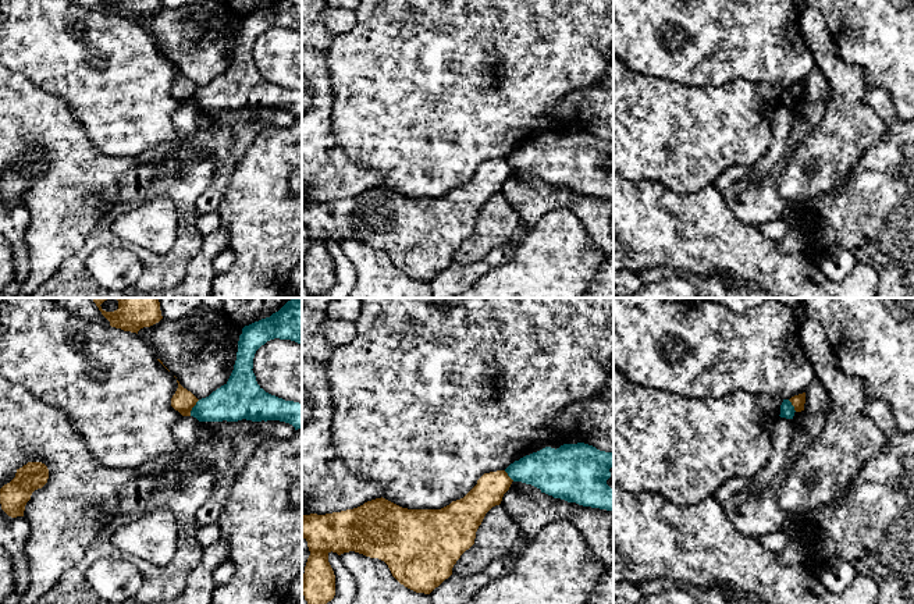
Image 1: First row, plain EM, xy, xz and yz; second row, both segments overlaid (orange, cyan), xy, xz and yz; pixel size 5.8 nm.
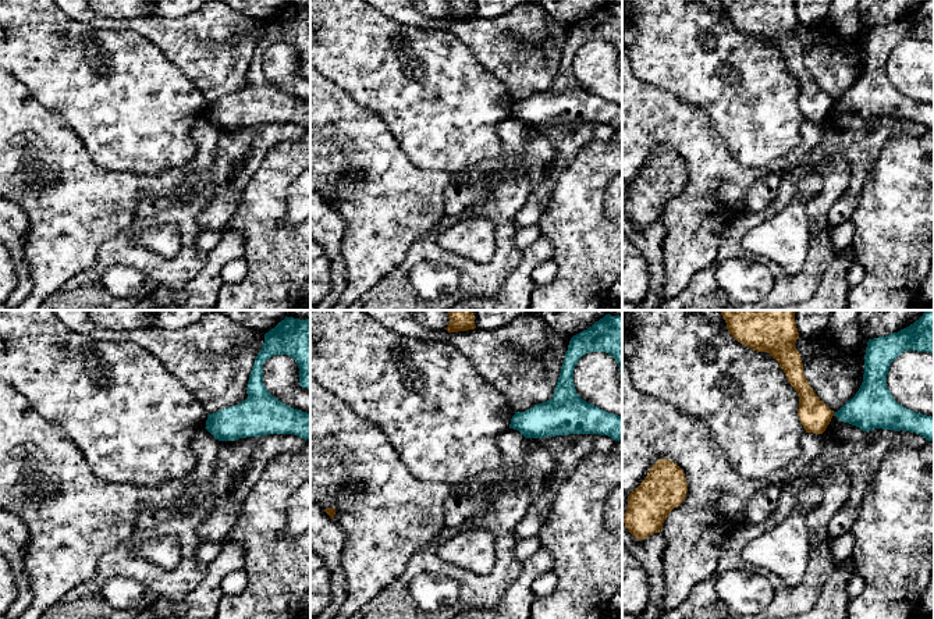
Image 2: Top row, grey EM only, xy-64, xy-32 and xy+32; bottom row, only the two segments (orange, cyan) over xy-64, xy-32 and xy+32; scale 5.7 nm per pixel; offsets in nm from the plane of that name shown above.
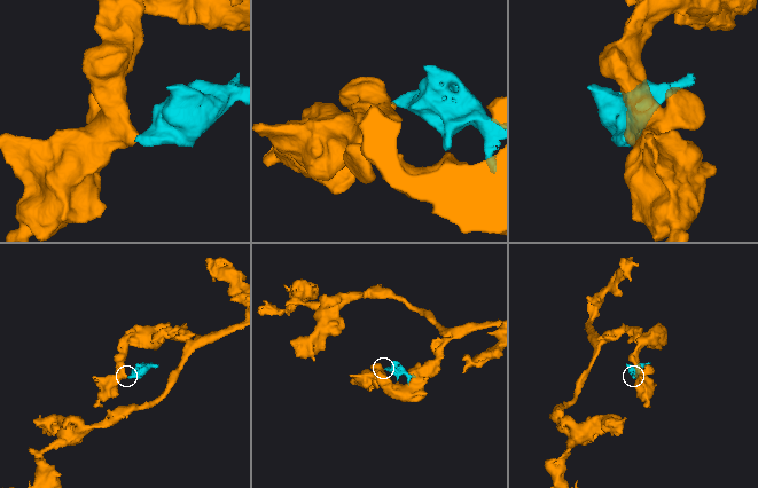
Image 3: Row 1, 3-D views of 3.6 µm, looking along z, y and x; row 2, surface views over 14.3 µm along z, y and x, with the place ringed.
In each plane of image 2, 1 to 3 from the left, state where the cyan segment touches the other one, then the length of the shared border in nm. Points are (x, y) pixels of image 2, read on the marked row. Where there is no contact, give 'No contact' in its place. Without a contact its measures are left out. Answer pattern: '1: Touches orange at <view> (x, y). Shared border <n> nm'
1: No contact
2: No contact
3: Touches orange at xy+32 (834, 412). Shared border 30 nm

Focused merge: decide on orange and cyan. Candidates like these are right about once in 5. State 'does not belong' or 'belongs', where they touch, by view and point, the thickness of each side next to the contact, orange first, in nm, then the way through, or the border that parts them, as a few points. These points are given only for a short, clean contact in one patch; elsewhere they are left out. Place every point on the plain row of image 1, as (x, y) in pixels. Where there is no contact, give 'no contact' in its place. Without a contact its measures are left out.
does not belong | xy (192, 95) | 130/220 nm | along xy (199, 88), (189, 103)

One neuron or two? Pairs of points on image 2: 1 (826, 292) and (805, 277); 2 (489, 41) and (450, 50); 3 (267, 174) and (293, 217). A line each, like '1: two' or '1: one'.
1: two
2: two
3: two

